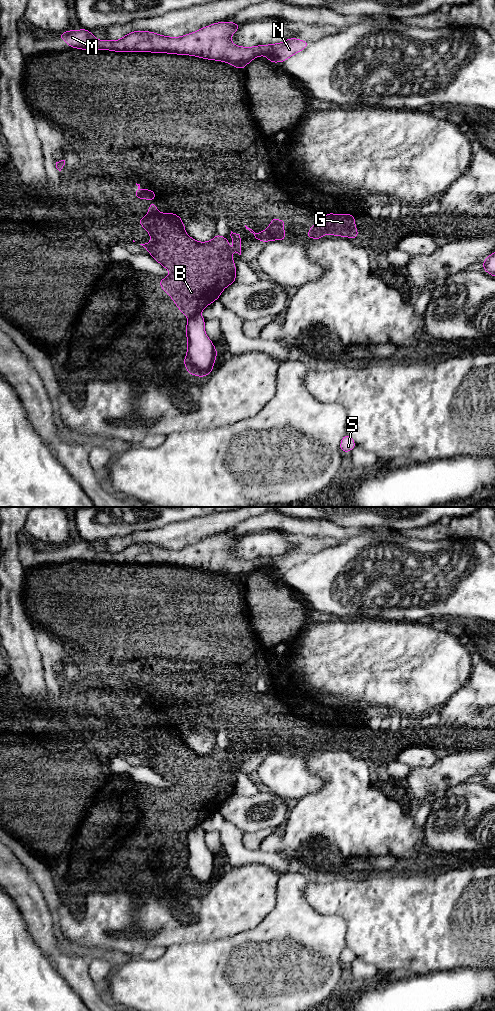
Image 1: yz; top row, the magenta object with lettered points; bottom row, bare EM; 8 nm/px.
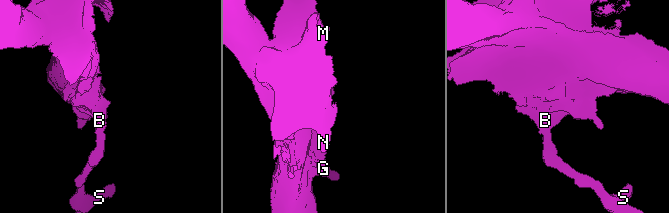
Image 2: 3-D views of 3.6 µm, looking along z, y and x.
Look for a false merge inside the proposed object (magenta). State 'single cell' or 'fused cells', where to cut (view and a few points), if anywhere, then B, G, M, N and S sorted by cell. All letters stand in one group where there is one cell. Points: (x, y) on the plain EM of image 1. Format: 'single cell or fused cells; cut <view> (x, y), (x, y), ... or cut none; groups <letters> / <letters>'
fused cells; cut yz (199, 825), (194, 825), (188, 829); groups B G M N / S

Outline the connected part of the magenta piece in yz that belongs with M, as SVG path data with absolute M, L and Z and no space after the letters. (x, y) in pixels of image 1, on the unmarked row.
M219 534L177 550L148 543L133 543L115 553L107 551L99 553L89 542L82 541L63 544L58 550L64 551L72 560L83 562L192 567L226 574L240 582L261 567L265 567L272 575L284 574L310 556L309 553L289 550L277 556L239 559L231 555L231 547L240 539L240 536L233 534Z

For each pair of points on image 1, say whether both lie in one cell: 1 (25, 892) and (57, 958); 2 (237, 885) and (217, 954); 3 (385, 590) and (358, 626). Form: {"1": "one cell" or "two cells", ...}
{"1": "one cell", "2": "two cells", "3": "two cells"}

